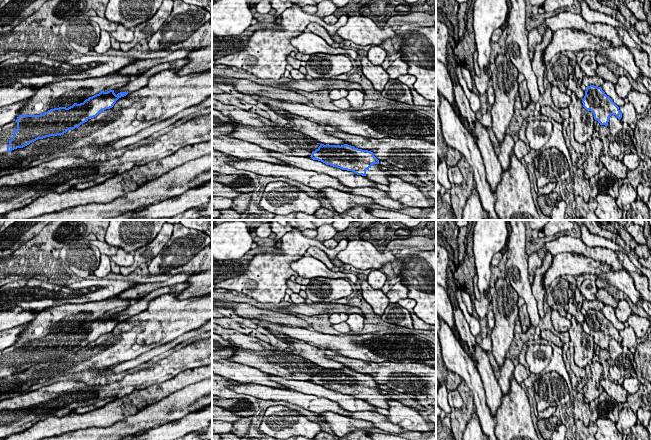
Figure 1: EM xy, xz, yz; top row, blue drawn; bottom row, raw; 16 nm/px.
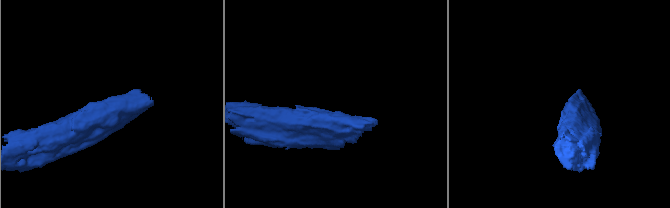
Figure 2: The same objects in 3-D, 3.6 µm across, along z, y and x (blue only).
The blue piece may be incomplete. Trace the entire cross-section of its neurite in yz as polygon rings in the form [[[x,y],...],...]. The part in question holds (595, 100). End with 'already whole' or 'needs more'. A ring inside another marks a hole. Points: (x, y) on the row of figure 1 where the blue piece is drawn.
[[[594,85],[586,87],[582,103],[586,110],[593,113],[594,119],[600,125],[608,126],[611,115],[615,115],[619,120],[622,118],[619,107],[605,94],[601,87]]] | already whole

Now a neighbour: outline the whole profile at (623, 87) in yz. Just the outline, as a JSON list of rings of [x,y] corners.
[[[621,75],[619,78],[618,78],[618,82],[617,84],[615,85],[615,91],[616,91],[616,94],[622,98],[622,99],[625,99],[627,96],[628,96],[628,93],[632,90],[632,85],[631,83],[629,82],[629,79],[624,76],[624,75]]]

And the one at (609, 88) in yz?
[[[604,81],[601,86],[602,90],[605,92],[607,96],[609,96],[612,101],[618,106],[621,107],[625,104],[624,99],[620,98],[615,91],[615,85],[609,81]]]

